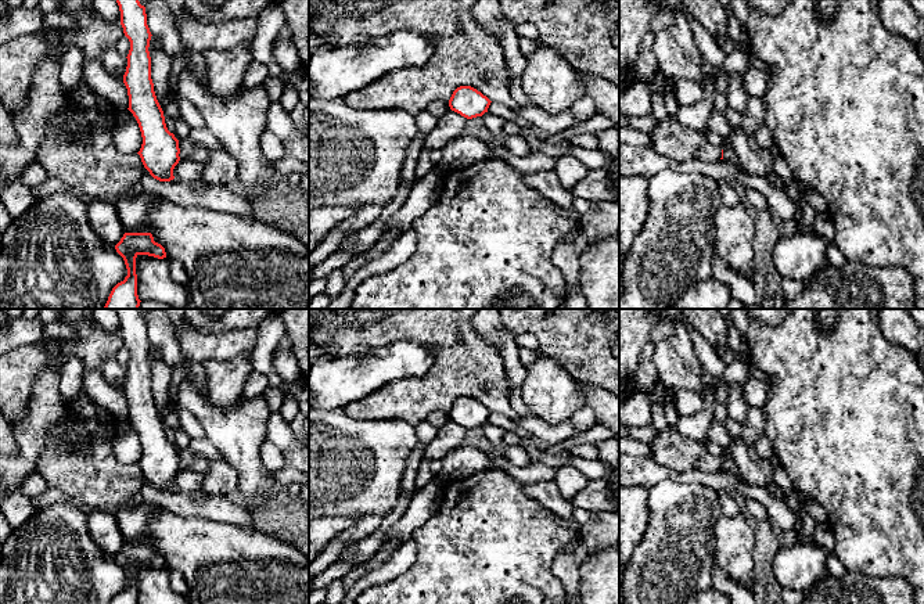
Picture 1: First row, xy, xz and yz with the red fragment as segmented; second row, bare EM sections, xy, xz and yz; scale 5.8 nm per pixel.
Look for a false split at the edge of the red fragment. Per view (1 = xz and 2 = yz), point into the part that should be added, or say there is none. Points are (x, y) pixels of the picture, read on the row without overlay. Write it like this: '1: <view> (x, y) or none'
1: none
2: none

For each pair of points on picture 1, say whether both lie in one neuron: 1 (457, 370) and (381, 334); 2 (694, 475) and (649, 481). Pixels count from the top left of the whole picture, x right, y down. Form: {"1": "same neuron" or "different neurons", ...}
{"1": "same neuron", "2": "same neuron"}

